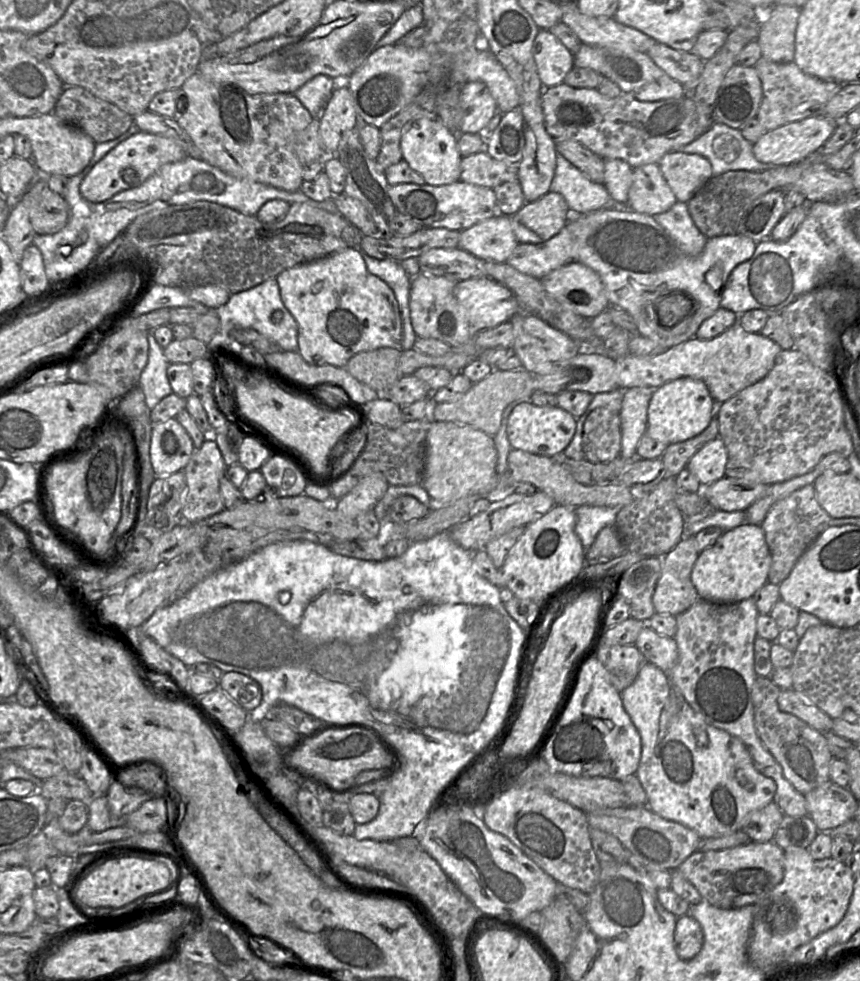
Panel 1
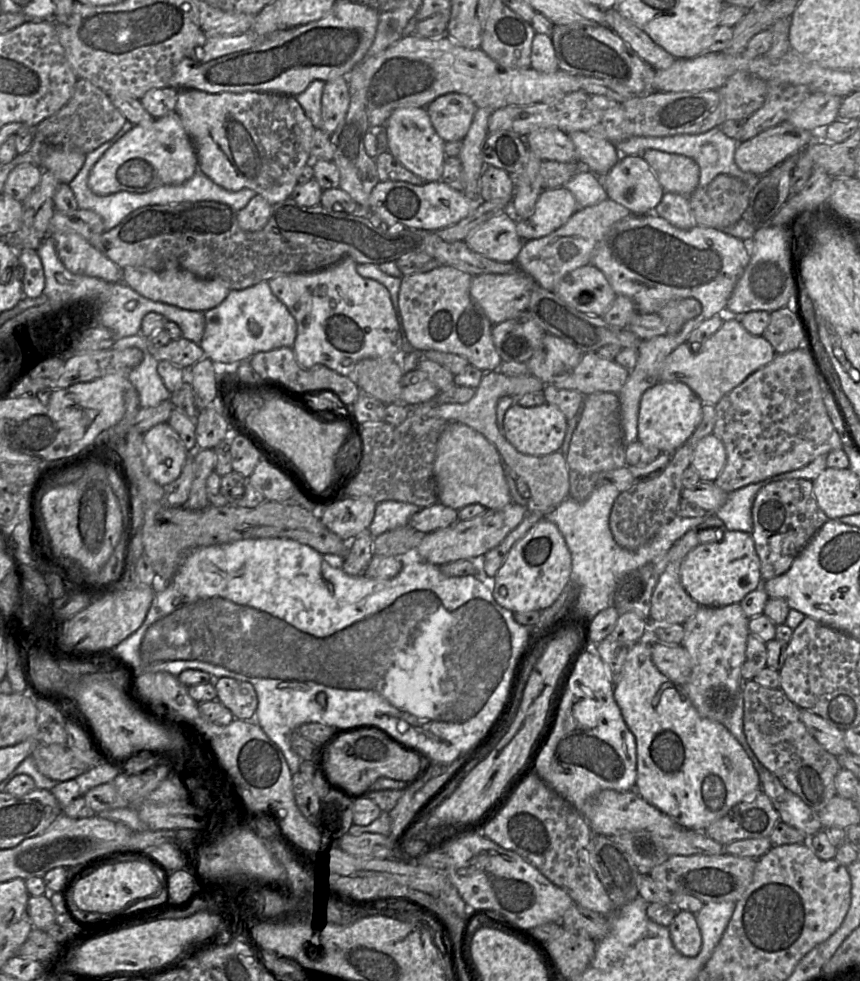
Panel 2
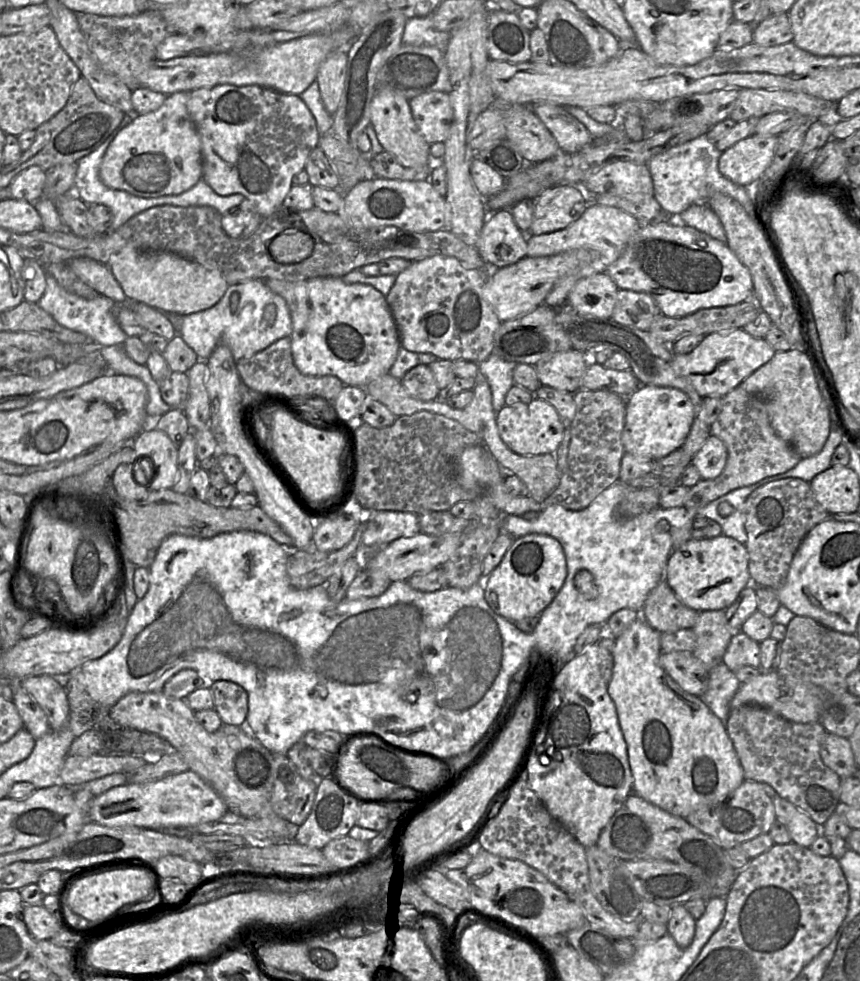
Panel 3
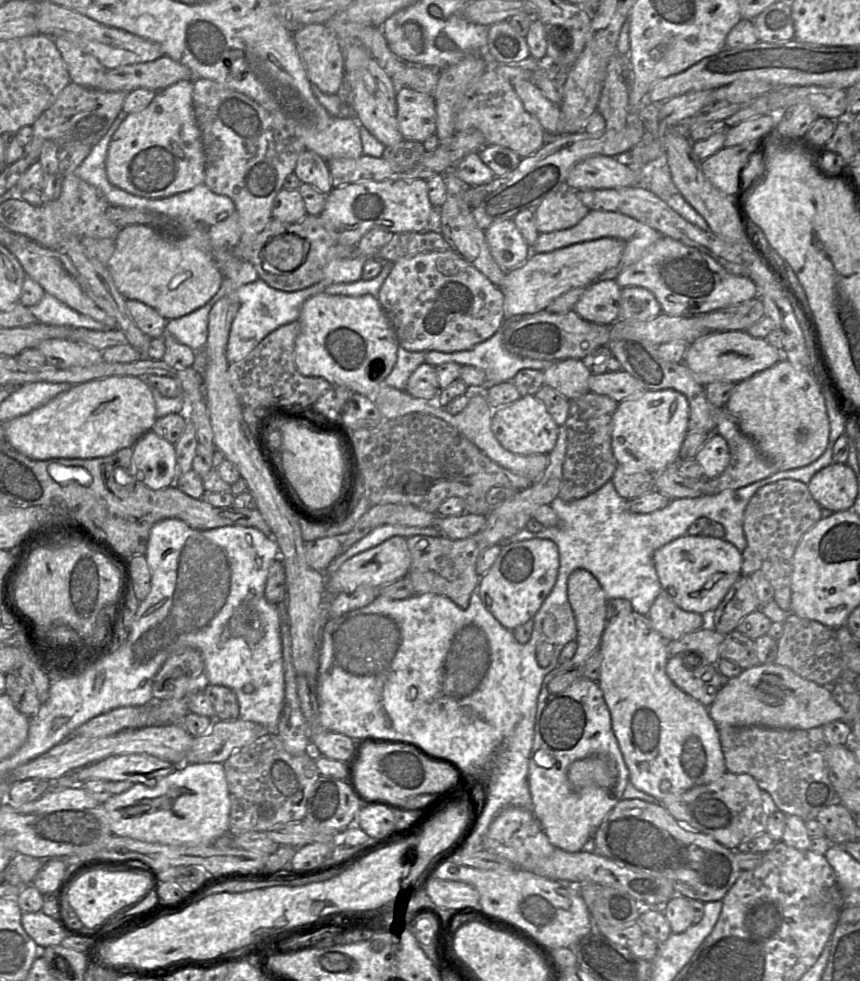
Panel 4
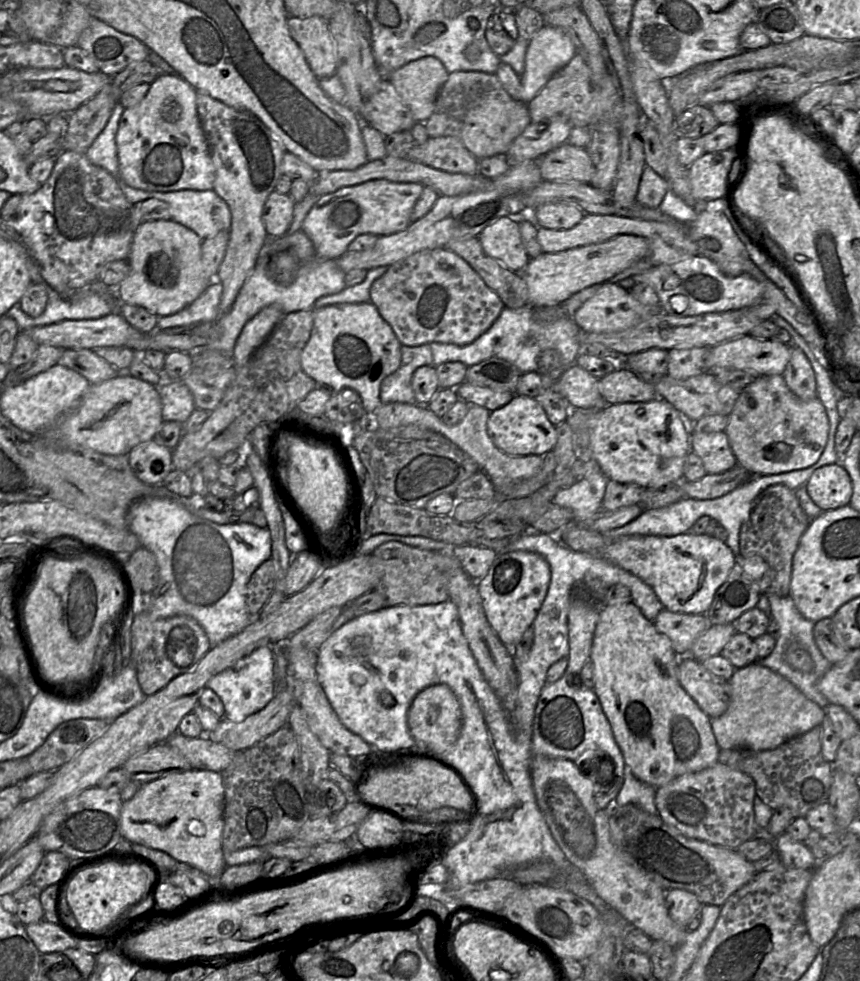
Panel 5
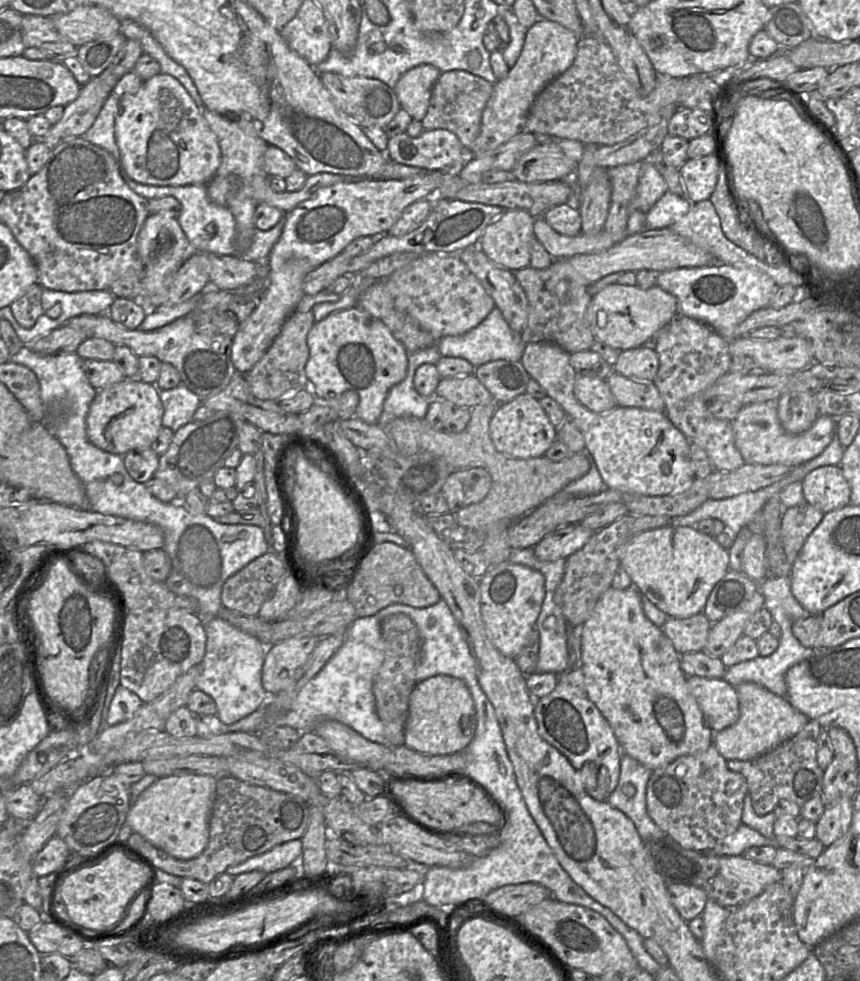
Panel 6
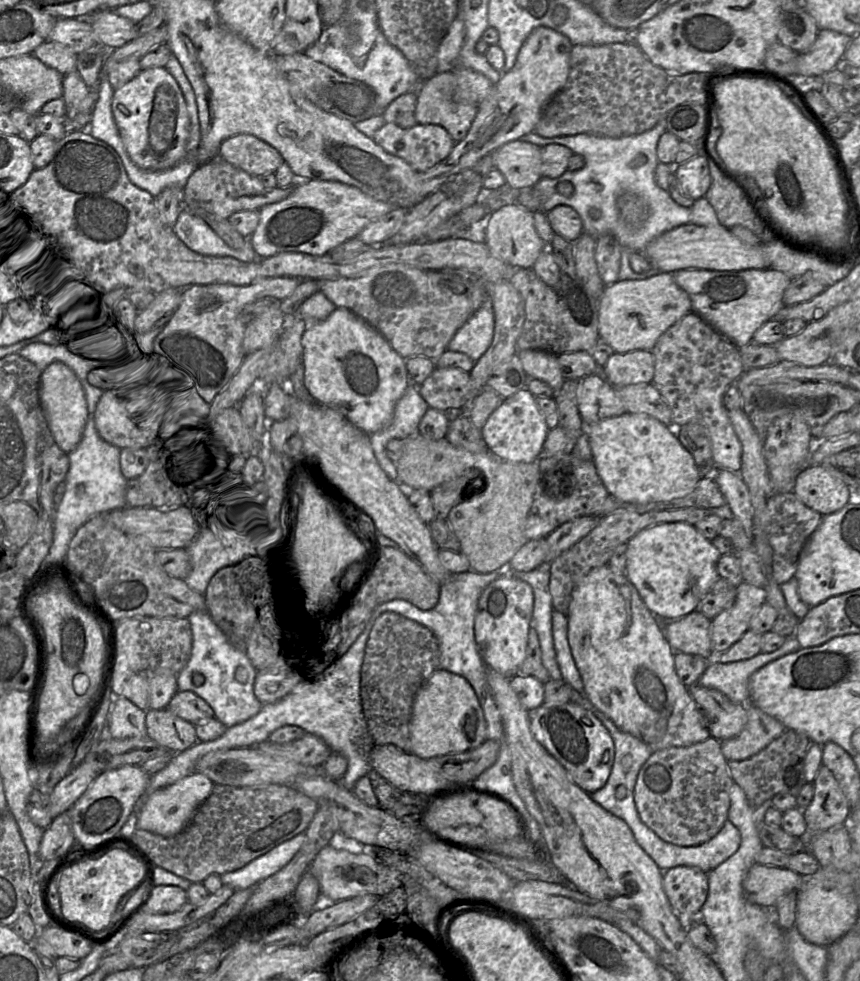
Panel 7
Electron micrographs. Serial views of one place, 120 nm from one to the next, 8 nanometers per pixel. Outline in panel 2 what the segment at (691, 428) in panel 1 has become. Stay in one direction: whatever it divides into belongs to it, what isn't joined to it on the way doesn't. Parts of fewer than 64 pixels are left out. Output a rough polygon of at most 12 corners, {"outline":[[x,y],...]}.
{"outline":[[682,382],[640,400],[637,440],[672,454],[702,419]]}

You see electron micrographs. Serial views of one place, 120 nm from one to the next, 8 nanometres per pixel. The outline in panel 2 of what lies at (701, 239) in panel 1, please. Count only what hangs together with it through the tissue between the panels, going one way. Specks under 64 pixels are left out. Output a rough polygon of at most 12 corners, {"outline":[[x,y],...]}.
{"outline":[[665,192],[654,214],[680,229],[696,225],[688,196]]}

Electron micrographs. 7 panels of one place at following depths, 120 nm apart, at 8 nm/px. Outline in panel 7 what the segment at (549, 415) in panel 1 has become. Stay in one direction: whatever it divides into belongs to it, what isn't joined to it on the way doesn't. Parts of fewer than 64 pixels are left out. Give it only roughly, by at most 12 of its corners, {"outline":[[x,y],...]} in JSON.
{"outline":[[526,388],[503,399],[481,430],[515,463],[541,457],[549,428]]}

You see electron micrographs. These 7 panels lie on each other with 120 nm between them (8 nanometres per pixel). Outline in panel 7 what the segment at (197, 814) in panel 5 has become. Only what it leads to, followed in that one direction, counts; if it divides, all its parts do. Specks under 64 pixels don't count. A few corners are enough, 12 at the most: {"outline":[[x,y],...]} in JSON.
{"outline":[[194,772],[155,791],[137,828],[180,833],[213,782]]}

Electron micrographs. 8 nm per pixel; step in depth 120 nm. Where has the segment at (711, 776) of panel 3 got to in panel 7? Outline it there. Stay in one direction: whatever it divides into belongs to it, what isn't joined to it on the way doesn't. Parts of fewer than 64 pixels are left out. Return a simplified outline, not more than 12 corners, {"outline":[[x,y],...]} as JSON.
{"outline":[[625,574],[572,591],[584,695],[653,751],[712,737]]}

